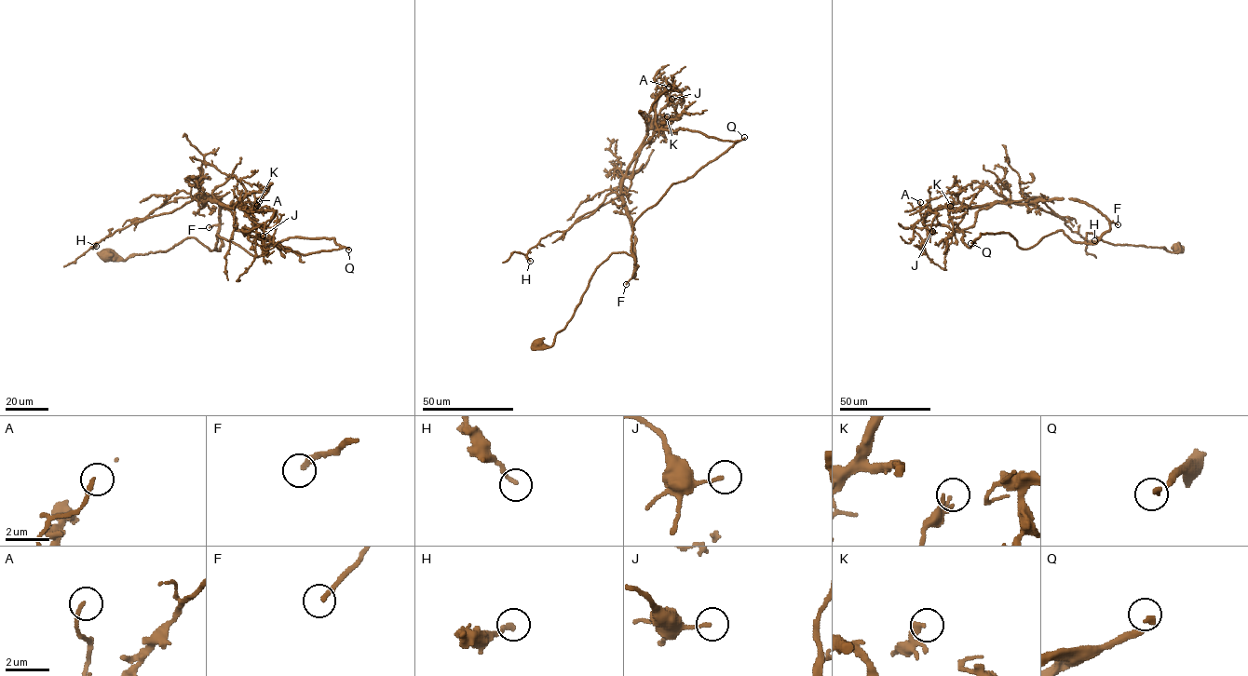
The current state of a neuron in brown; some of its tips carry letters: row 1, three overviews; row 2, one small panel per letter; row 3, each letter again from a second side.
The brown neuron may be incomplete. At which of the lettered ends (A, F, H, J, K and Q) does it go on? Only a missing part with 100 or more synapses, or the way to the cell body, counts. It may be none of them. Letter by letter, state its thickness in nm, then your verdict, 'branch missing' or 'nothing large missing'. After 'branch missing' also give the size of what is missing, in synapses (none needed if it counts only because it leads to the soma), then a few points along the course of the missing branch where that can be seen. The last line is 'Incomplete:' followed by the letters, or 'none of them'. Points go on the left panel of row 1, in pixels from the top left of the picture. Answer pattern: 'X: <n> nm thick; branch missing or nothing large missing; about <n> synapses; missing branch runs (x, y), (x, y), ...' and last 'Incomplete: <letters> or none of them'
A: 170 nm thick; nothing large missing
F: 220 nm thick; nothing large missing
H: 200 nm thick; nothing large missing
J: 140 nm thick; nothing large missing
K: 240 nm thick; nothing large missing
Q: 190 nm thick; branch missing; about 250 synapses
Incomplete: Q

